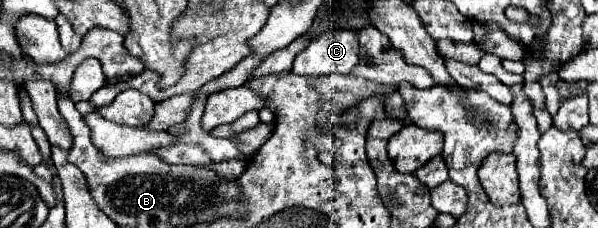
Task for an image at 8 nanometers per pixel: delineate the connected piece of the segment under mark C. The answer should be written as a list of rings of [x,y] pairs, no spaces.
[[[330,28],[310,42],[294,60],[294,74],[328,76],[332,72],[350,74],[358,64],[356,28]]]

